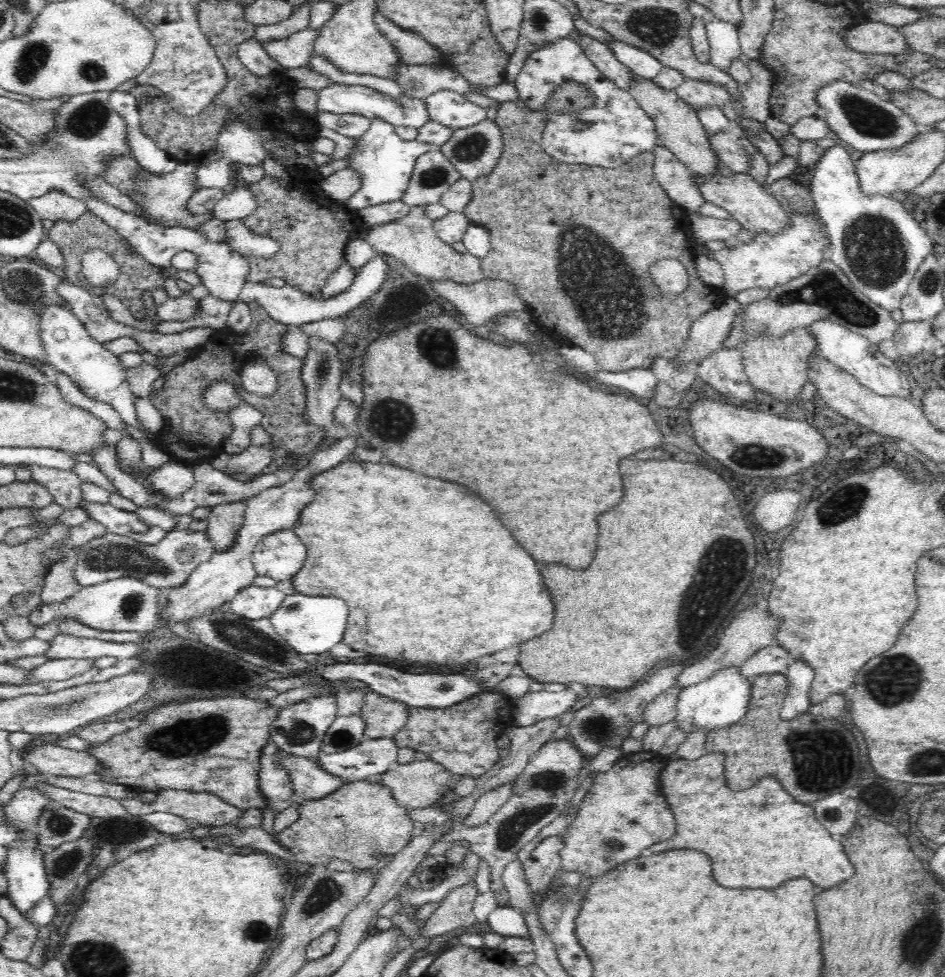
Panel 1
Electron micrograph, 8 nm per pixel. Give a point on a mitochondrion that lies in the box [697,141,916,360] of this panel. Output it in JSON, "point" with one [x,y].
{"point":[875,248]}

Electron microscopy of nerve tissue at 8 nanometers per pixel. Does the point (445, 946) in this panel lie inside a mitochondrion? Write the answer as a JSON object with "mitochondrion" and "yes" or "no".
{"mitochondrion":"no"}

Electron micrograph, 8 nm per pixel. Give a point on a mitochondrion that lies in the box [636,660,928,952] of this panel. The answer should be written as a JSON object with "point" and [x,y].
{"point":[806,771]}

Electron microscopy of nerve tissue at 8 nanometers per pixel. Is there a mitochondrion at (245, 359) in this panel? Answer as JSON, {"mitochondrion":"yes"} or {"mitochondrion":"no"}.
{"mitochondrion":"no"}

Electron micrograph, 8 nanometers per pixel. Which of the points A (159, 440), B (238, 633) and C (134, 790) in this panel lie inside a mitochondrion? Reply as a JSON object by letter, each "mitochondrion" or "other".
{"A":"other","B":"mitochondrion","C":"other"}

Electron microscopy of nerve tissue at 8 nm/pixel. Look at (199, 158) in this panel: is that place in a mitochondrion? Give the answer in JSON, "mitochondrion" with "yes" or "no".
{"mitochondrion":"no"}

